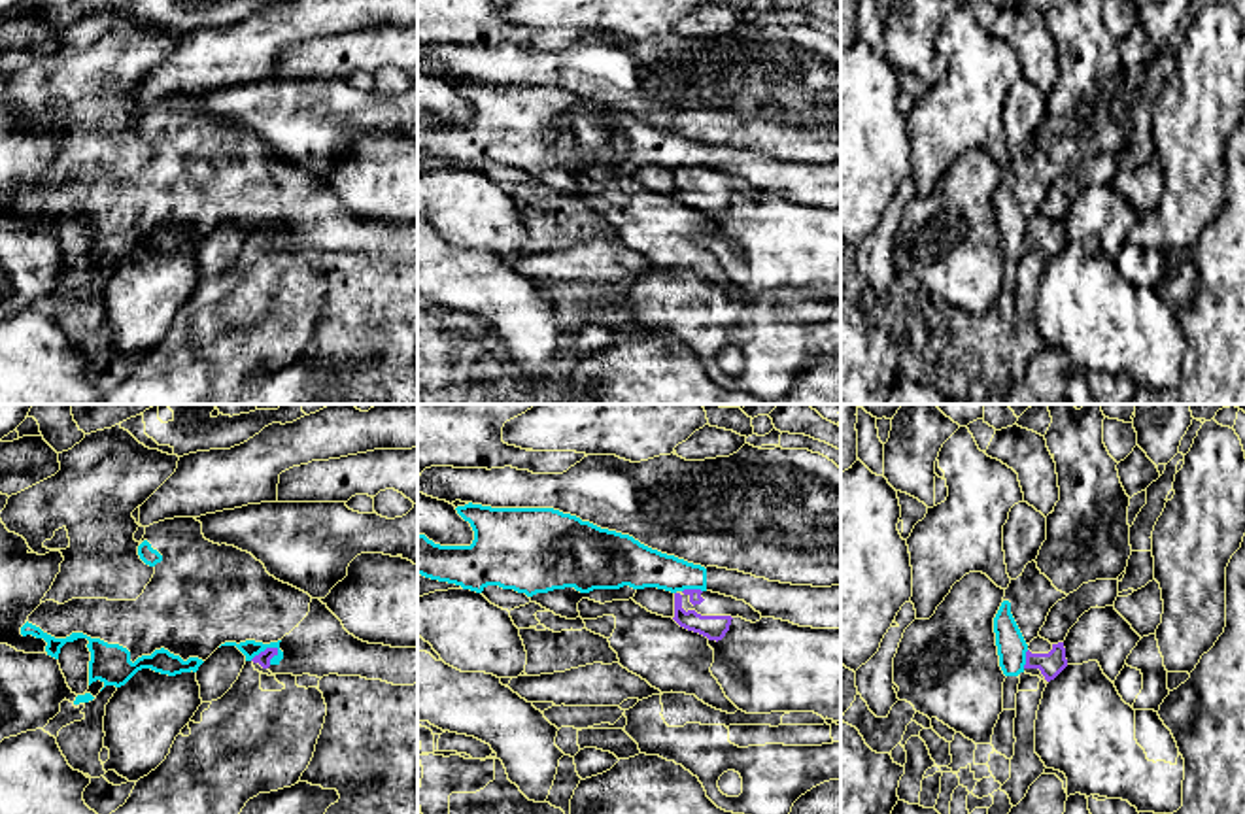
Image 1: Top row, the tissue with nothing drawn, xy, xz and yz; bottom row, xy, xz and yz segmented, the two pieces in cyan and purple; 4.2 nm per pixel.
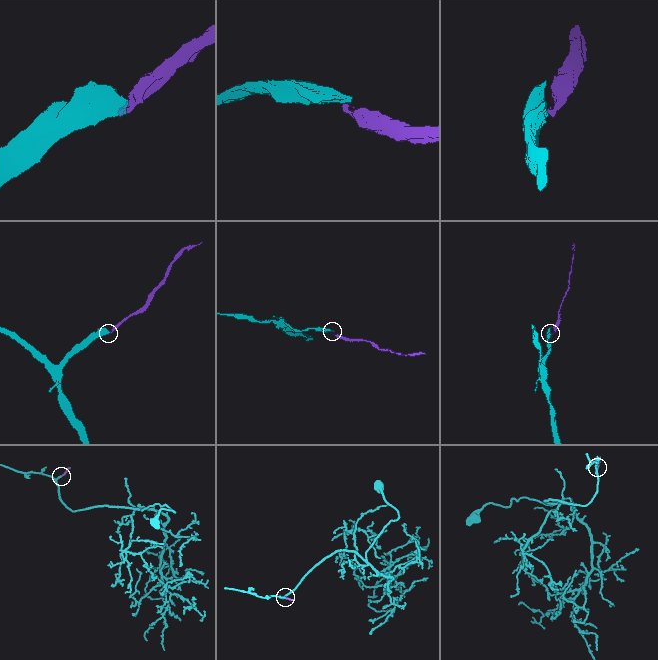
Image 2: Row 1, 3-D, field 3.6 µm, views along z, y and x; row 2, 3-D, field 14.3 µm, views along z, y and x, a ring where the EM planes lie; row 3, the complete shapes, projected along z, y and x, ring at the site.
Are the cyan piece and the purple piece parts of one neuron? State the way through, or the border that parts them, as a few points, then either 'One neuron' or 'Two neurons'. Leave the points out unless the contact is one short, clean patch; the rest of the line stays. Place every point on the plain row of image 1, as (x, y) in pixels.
Two neurons

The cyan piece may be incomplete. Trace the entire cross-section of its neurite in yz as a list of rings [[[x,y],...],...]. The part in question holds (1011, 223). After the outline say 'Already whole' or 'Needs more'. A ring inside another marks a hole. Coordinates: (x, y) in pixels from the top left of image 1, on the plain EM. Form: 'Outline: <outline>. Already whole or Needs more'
Outline: [[[1050,0],[1047,25],[1056,40],[1060,77],[1047,93],[1047,117],[1035,138],[1011,157],[1003,179],[994,195],[999,244],[1005,253],[1024,249],[1026,229],[1039,213],[1050,185],[1077,168],[1083,161],[1096,157],[1117,157],[1128,144],[1132,132],[1128,83],[1117,38],[1103,21],[1103,0]]]. Needs more

